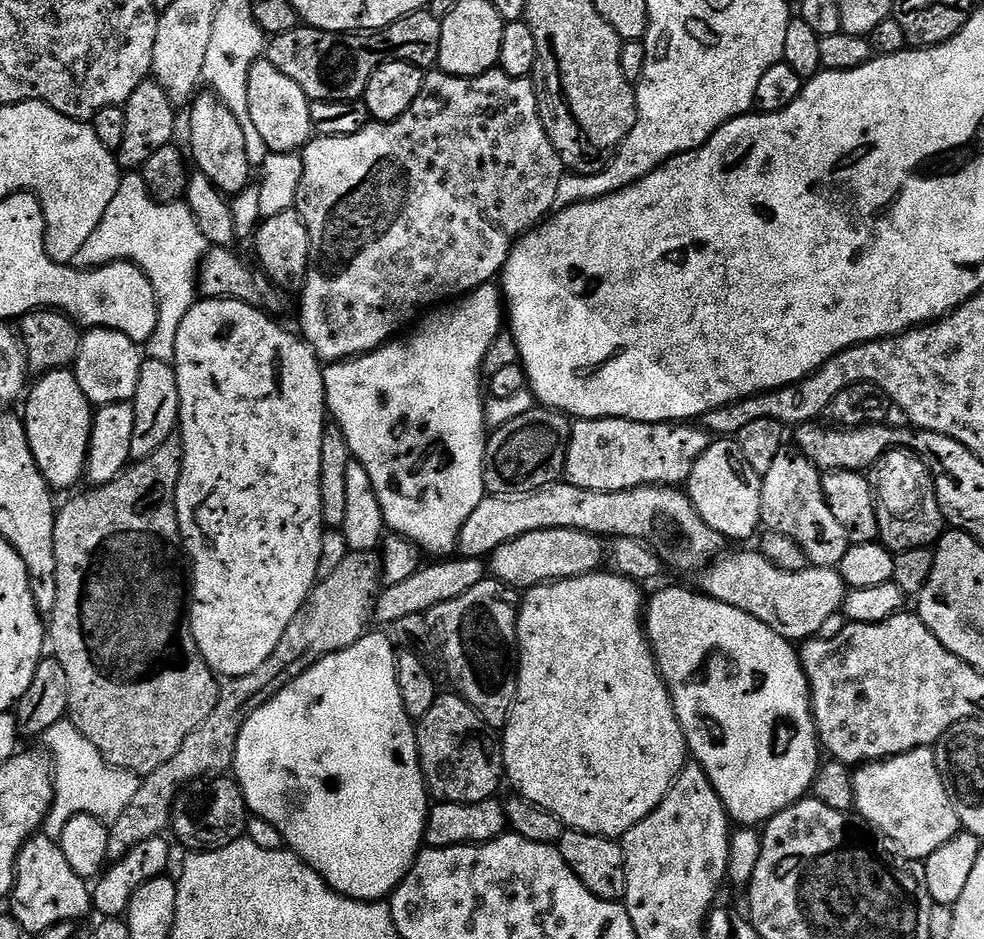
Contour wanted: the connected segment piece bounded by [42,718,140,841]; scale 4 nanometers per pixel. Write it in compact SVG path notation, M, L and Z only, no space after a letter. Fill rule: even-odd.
M65 718L59 720L42 737L45 749L50 751L50 763L54 769L54 783L56 793L52 799L52 809L48 811L48 817L44 819L43 835L54 841L59 841L62 829L66 822L78 814L90 814L94 818L111 822L116 820L130 806L132 793L140 788L140 780L133 772L127 772L121 768L110 766L98 754L98 746L84 737L73 726L71 720Z

